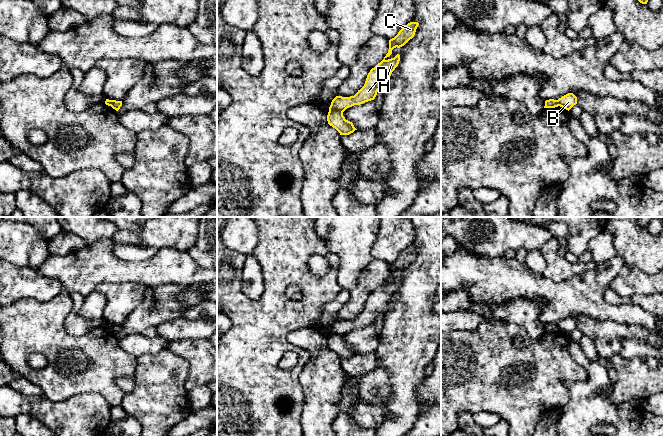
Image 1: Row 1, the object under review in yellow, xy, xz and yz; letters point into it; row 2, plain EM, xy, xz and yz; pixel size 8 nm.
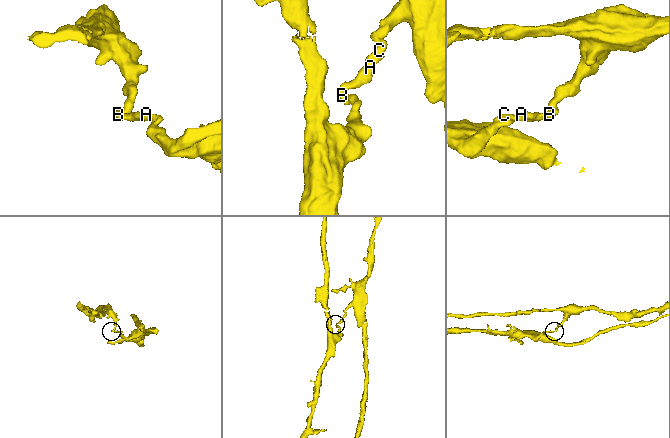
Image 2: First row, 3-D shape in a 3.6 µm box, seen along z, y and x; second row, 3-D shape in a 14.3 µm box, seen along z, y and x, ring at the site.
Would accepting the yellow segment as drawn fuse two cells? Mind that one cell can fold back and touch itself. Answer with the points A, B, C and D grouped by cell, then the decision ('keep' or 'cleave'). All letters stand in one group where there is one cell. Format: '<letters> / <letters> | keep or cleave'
A C D / B | cleave

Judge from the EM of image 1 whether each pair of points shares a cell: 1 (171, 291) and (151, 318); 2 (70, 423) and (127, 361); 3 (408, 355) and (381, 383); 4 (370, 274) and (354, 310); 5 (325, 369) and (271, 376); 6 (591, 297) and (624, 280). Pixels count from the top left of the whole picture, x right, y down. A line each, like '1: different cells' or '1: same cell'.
1: same cell
2: different cells
3: different cells
4: same cell
5: different cells
6: different cells

